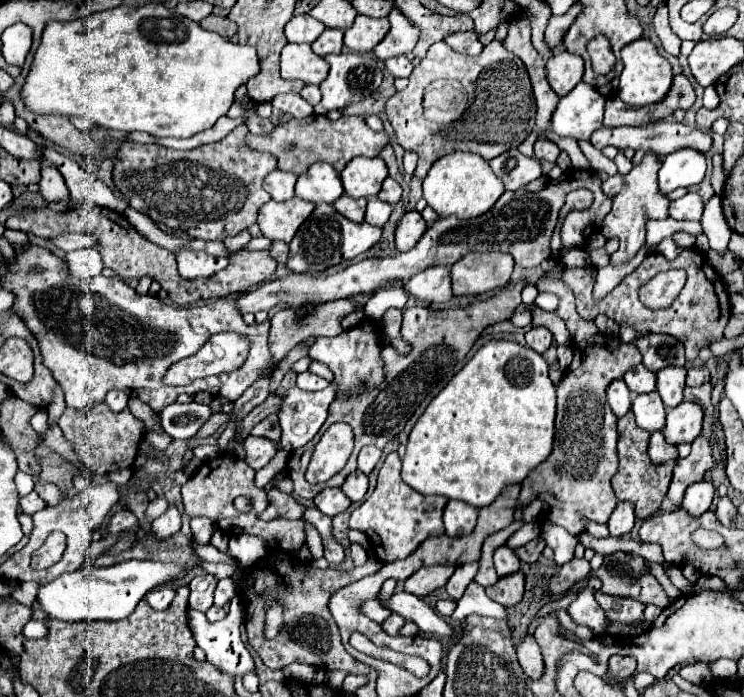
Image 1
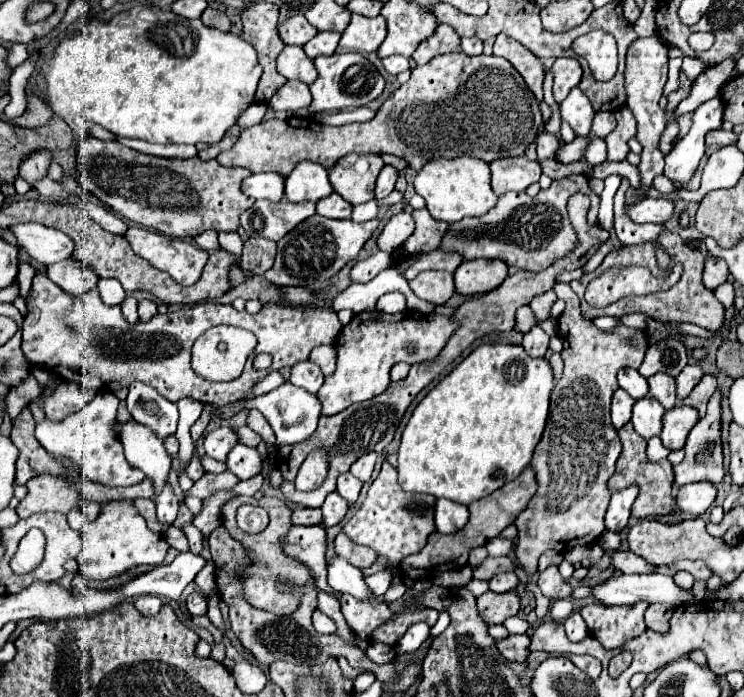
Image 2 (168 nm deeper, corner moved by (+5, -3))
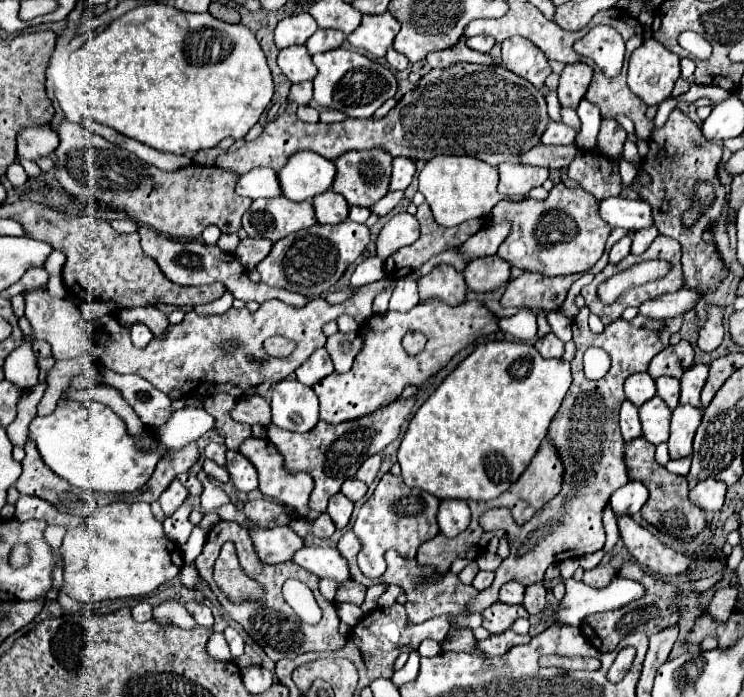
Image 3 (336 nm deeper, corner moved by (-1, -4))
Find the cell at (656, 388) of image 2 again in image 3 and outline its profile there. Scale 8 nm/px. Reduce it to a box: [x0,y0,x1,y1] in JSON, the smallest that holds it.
[655,377,679,409]

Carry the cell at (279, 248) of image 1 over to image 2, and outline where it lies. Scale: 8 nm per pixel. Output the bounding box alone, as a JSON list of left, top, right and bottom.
[241,236,277,274]

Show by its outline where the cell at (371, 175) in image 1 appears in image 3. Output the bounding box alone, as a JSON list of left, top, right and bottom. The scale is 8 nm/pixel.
[333,149,393,207]

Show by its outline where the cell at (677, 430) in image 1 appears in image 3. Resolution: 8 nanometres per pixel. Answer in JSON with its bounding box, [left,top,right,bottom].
[667,405,701,459]

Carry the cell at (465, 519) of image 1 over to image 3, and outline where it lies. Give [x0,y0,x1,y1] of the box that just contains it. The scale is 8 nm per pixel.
[437,499,471,537]

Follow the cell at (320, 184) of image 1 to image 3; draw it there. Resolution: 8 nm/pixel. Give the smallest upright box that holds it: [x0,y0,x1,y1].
[277,151,335,201]

